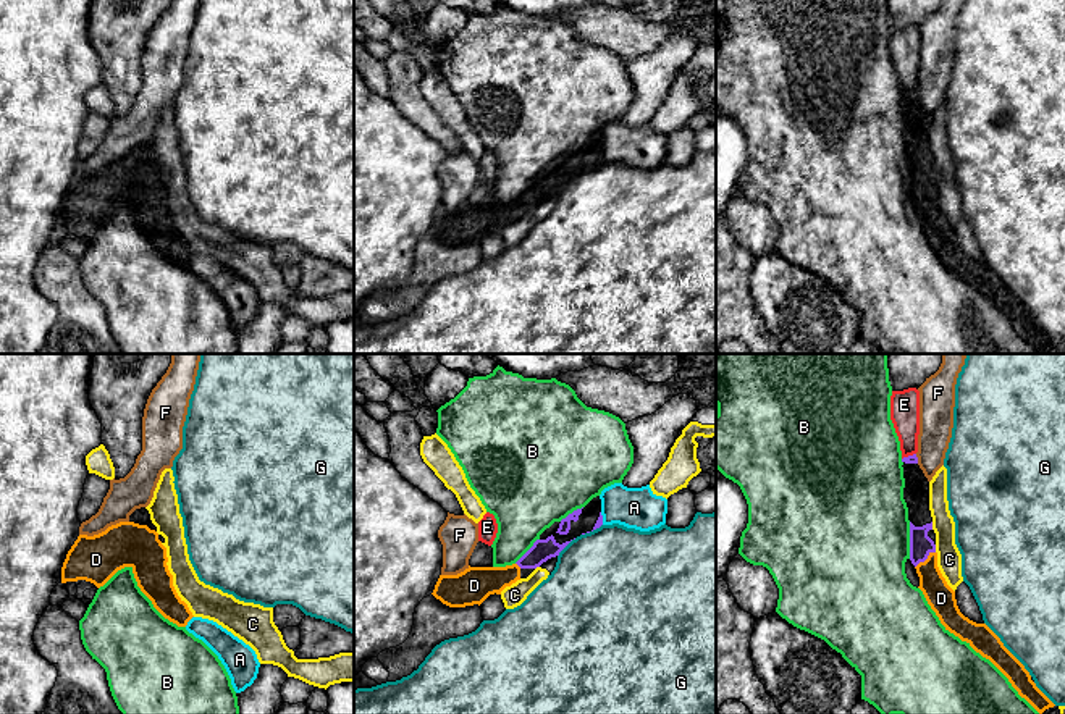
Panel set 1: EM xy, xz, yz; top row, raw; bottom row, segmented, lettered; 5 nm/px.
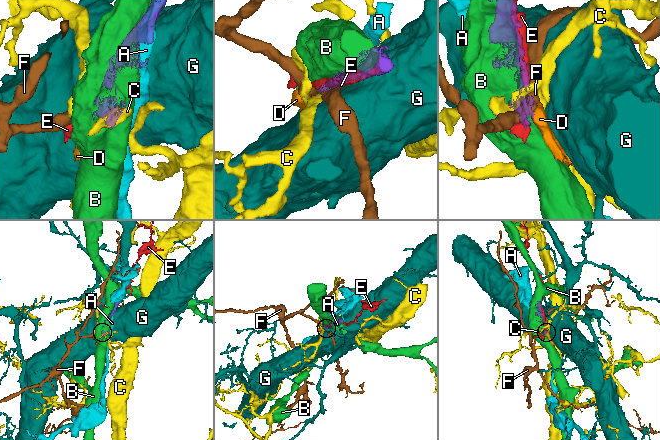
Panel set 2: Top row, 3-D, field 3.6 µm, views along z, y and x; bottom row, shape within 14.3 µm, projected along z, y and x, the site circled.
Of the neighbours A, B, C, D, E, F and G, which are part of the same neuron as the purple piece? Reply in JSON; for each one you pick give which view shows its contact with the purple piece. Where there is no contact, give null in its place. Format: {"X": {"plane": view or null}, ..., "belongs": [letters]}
{"D": {"plane": "yz"}, "belongs": ["D"]}

